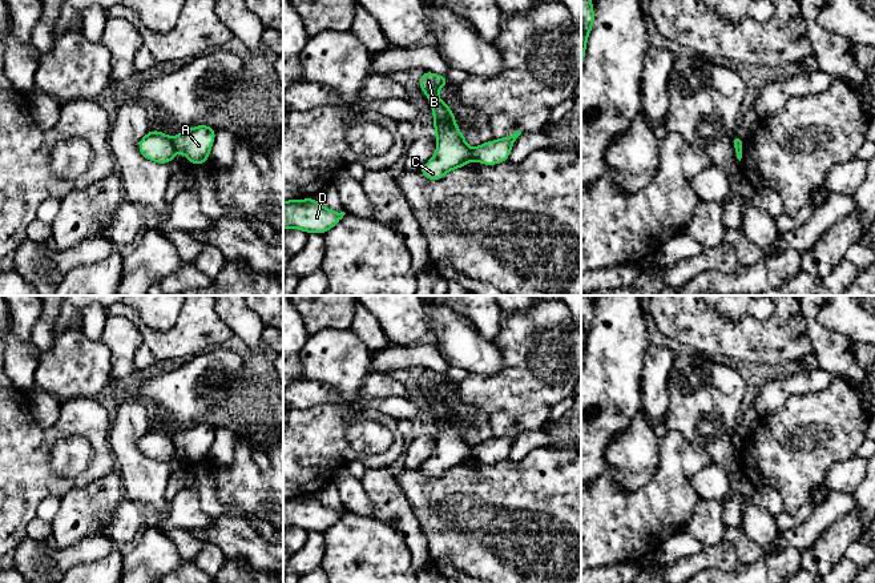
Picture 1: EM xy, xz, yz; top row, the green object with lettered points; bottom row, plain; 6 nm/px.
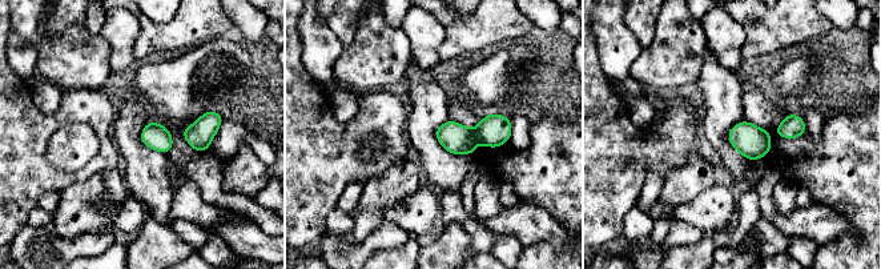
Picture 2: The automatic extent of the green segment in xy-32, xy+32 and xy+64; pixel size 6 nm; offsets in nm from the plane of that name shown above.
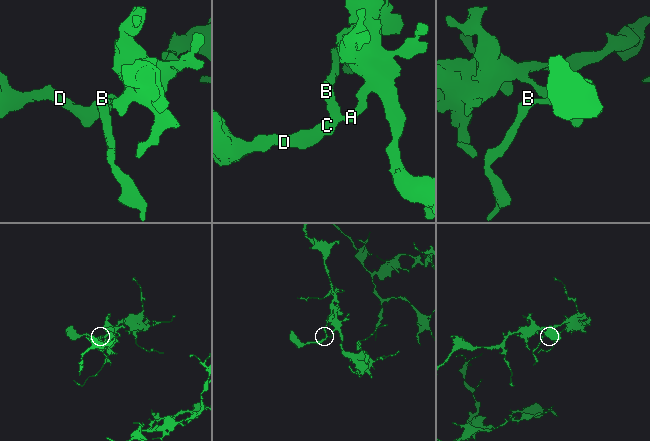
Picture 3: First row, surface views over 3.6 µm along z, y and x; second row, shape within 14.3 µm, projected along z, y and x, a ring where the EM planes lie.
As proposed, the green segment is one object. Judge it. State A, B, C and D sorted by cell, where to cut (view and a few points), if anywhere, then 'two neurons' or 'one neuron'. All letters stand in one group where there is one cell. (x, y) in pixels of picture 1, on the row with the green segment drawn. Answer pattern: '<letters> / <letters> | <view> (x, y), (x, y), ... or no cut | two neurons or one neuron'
A / B C D | xz (471, 149), (472, 159) | two neurons

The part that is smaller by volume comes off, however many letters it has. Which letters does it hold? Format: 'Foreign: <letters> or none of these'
Foreign: B, C, D

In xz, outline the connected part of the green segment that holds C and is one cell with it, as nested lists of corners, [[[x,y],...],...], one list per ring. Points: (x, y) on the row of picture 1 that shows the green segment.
[[[427,71],[423,72],[418,81],[418,85],[431,101],[432,125],[436,129],[436,152],[419,170],[430,181],[440,180],[447,172],[461,168],[472,160],[472,149],[465,144],[465,136],[456,128],[453,113],[448,104],[438,97],[439,89],[447,84],[447,76]]]

